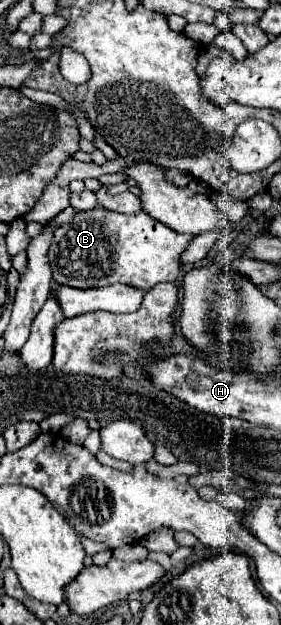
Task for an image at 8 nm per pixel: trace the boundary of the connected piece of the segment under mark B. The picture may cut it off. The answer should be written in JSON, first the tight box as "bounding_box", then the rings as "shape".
{"bounding_box":[50,207,194,289],"shape":[[[102,207],[80,211],[54,233],[54,243],[50,245],[54,281],[76,289],[98,289],[112,283],[152,289],[156,283],[176,281],[180,273],[178,259],[192,237],[194,235],[172,231],[146,213],[120,215]]]}

